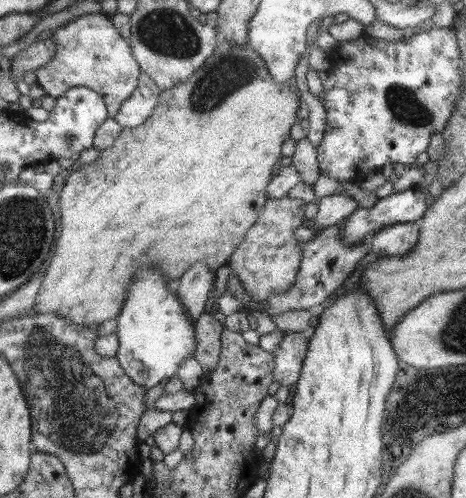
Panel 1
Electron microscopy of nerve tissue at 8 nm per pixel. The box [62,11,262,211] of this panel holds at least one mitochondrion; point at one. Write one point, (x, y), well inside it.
(230, 70)

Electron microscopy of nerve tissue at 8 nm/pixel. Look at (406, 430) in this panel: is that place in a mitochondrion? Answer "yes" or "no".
no

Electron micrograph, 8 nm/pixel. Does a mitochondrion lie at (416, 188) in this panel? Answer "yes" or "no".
no

